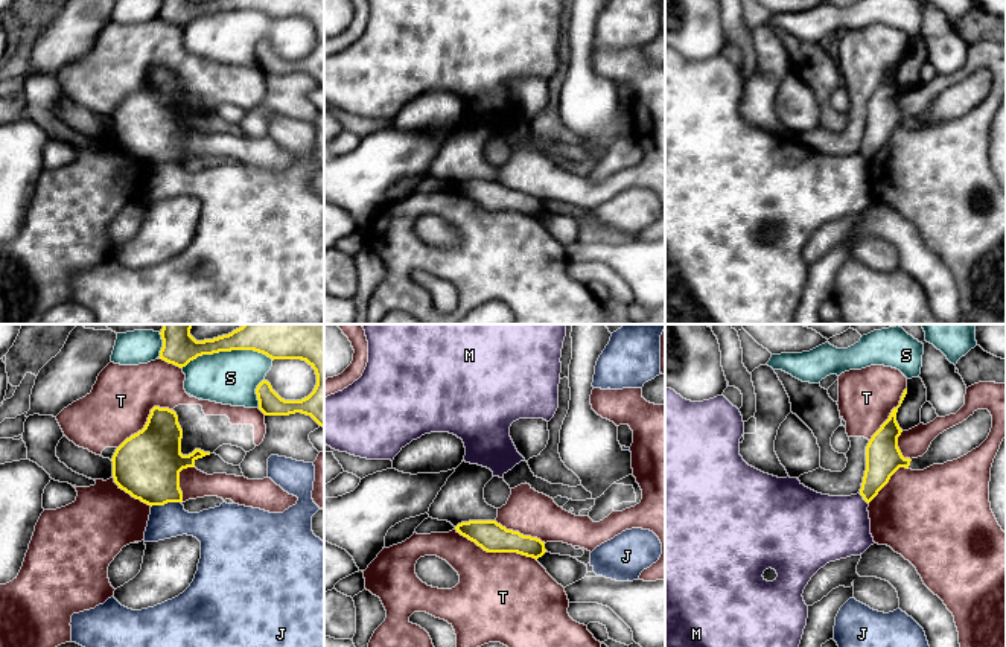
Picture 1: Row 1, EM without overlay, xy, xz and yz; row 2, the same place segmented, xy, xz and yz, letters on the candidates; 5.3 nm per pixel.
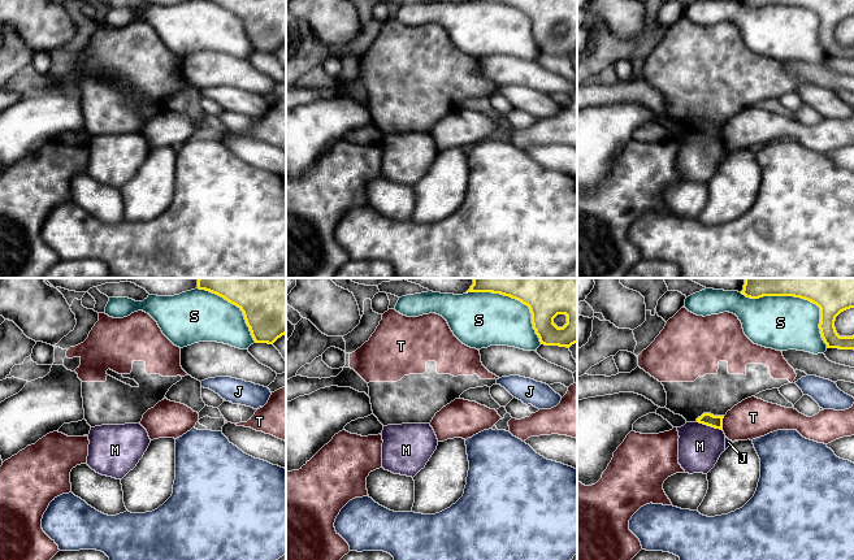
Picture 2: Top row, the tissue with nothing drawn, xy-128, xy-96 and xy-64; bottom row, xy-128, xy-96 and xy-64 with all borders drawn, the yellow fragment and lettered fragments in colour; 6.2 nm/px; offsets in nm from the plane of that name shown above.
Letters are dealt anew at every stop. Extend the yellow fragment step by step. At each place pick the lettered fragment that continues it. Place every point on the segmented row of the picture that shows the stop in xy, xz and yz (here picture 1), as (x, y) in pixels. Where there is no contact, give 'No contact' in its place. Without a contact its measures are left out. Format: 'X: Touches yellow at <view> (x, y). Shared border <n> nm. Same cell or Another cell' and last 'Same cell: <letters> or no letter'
J: Touches yellow at xy (165, 503). Shared border 160 nm. Another cell
M: Touches yellow at yz (863, 498). Shared border 80 nm. Another cell
S: Touches yellow at xy (227, 350). Shared border 480 nm. Another cell
T: Touches yellow at xz (496, 551). Shared border 460 nm. Another cell
Same cell: no letter

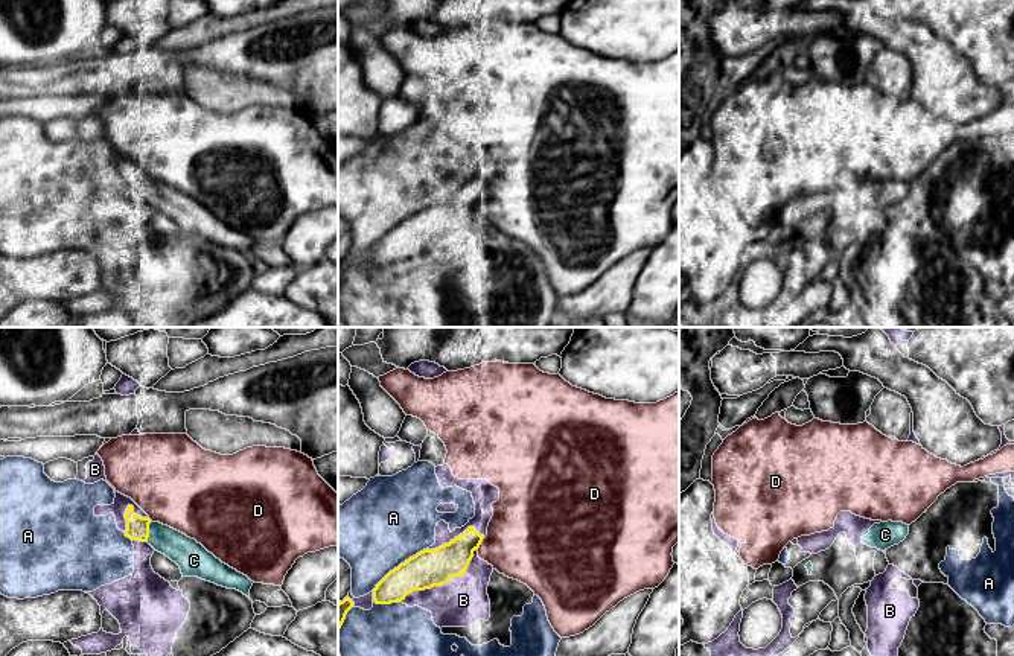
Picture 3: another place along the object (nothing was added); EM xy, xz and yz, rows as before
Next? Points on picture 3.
A: Touches yellow at xz (399, 565). Shared border 380 nm. Another cell
B: Touches yellow at xz (442, 585). Shared border 500 nm. Another cell
C: Touches yellow at xy (148, 531). Shared border 110 nm. Same cell
D: Touches yellow at xz (480, 544). Shared border 80 nm. Another cell
Same cell: C

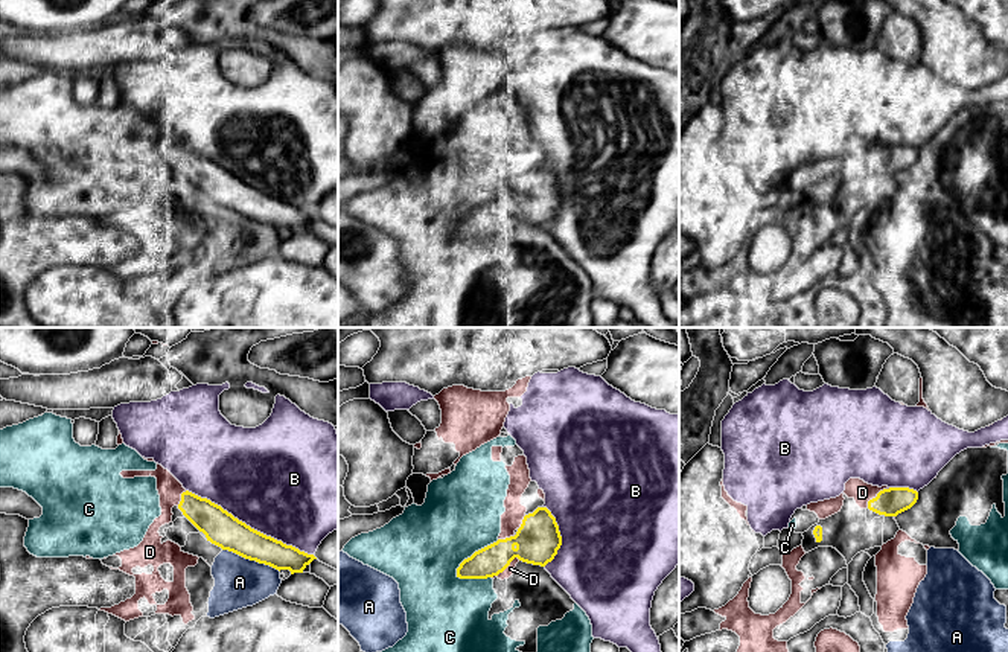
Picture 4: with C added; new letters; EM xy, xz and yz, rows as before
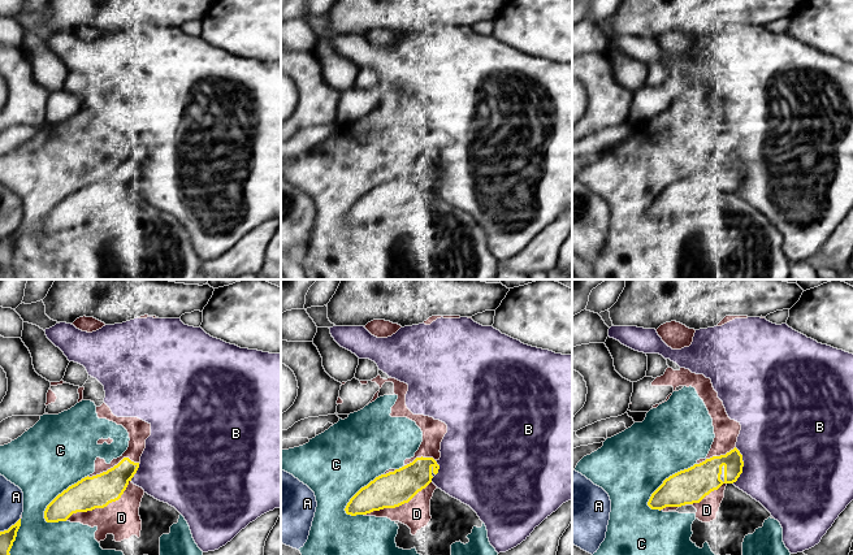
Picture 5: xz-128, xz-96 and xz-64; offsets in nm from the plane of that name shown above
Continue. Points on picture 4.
A: Touches yellow at xy (252, 559). Shared border 320 nm. Another cell
B: Touches yellow at xy (248, 526). Shared border 750 nm. Another cell
C: Touches yellow at xz (474, 553). Shared border 300 nm. Another cell
D: Touches yellow at xz (506, 567). Shared border 180 nm. Another cell
Same cell: no letter

